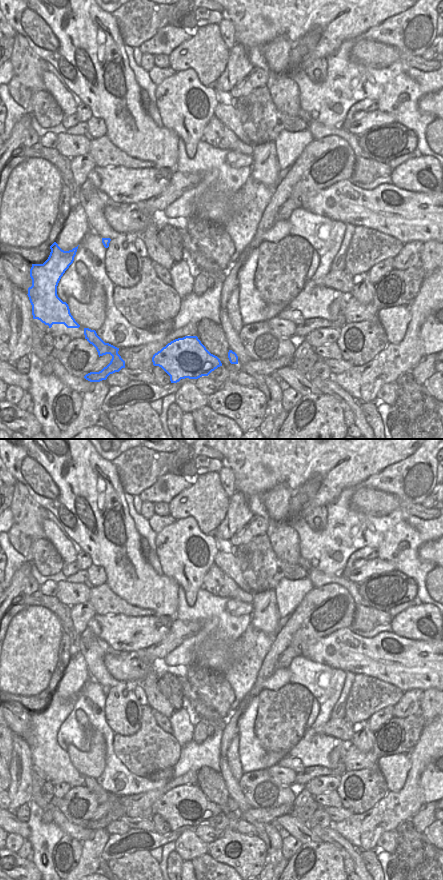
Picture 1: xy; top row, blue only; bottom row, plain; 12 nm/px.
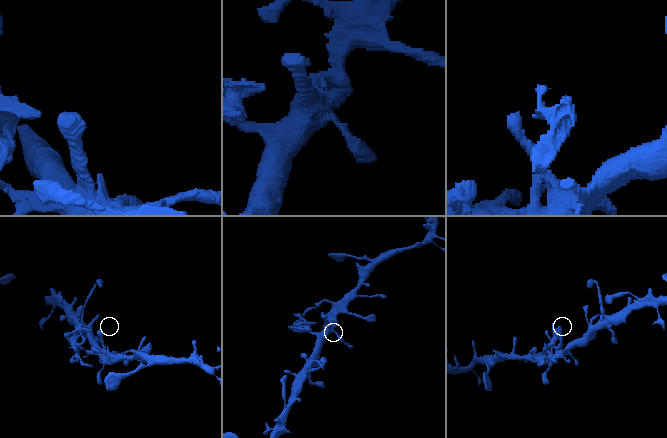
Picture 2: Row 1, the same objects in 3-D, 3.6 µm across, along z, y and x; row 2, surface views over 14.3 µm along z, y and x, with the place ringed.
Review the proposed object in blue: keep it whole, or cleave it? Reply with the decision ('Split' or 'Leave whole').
Split

